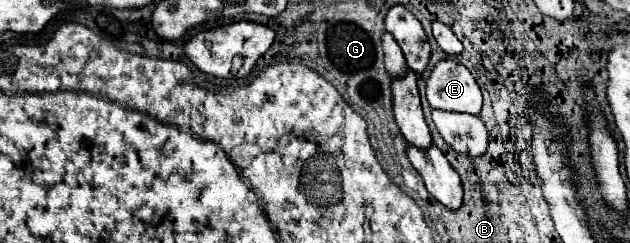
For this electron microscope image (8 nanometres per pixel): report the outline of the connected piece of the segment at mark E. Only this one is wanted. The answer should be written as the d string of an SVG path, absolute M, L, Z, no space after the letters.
M450 59L440 61L426 85L426 97L432 109L458 111L478 115L482 109L482 93L472 73Z

